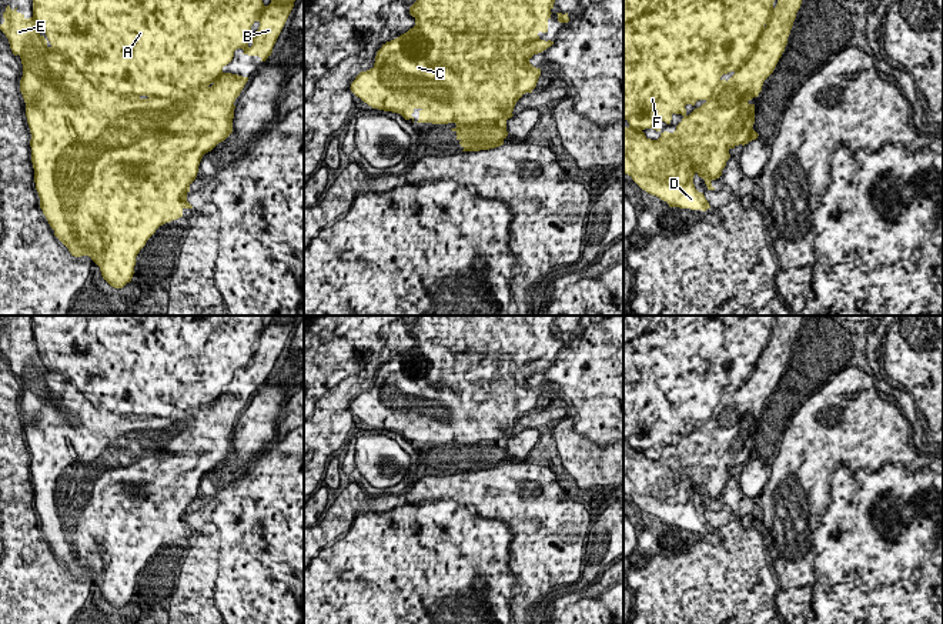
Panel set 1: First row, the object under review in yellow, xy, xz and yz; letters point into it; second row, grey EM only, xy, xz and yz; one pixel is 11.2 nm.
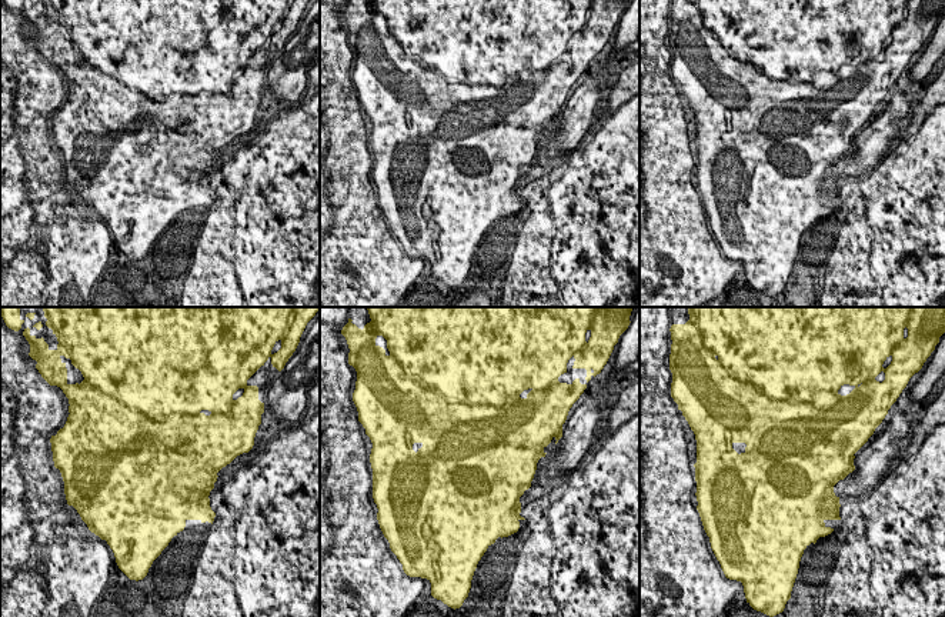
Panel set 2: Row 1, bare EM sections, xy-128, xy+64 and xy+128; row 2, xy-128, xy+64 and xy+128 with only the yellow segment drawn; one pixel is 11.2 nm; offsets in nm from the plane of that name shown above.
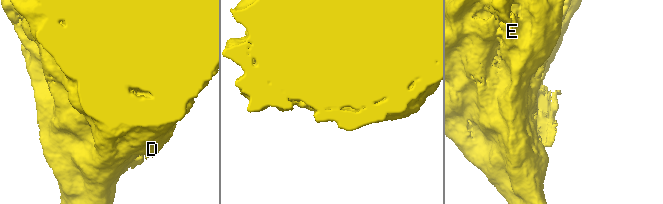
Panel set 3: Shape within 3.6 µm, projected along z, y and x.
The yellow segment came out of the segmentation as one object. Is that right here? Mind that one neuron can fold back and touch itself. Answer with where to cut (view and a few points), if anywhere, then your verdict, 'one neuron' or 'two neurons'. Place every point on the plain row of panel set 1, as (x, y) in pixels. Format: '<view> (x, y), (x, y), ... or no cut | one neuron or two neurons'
no cut | one neuron

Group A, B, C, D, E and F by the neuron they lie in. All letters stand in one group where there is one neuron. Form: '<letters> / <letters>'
A B C D E F

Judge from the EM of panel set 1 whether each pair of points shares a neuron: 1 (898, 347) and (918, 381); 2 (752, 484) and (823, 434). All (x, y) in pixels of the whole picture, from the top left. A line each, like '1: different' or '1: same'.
1: same
2: different

